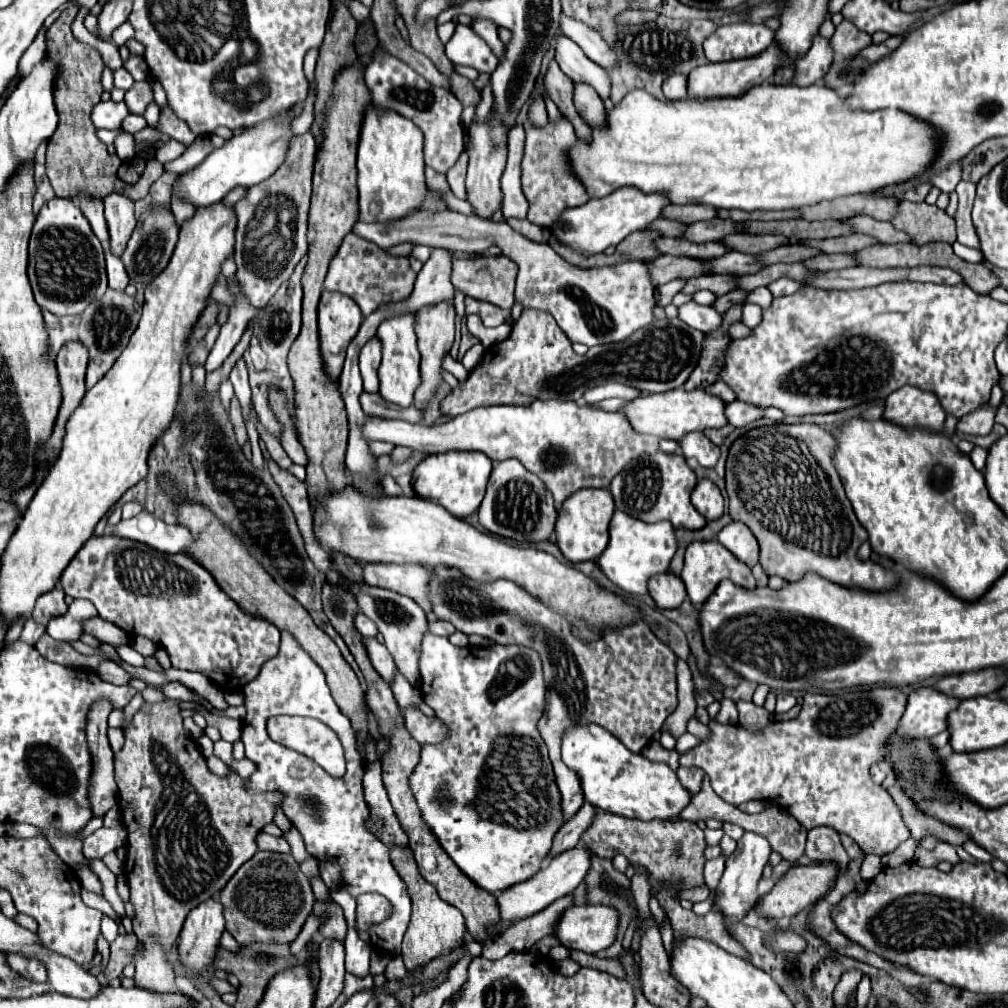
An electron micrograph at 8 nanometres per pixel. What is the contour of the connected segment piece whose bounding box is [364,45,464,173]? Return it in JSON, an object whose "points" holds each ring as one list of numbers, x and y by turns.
{"points":[[378,45,374,59,368,63,364,71,364,77,366,85,372,91,372,101,378,107,382,105,394,109,422,129,426,165,430,165,438,173,446,173,464,151,464,125,462,125,464,105,456,99,456,95,450,89,434,87,432,83,428,83,420,73,412,71,410,65,390,55,382,45]]}

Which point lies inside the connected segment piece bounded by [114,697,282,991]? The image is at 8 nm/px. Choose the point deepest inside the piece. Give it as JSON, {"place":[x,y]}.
{"place":[189,830]}

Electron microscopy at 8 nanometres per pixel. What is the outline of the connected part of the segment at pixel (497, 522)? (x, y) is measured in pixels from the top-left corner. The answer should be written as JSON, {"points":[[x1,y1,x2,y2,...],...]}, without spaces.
{"points":[[518,459,498,461,492,469,486,497,478,509,480,525,486,527,490,533,500,537,516,539,516,541,544,541,554,531,556,523,556,509,552,495,548,493,546,485,538,479,538,475,526,471]]}

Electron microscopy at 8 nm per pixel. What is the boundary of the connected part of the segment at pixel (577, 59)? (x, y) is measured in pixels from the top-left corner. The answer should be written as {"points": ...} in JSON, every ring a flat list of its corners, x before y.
{"points":[[566,35,556,37,556,63,570,79,590,83,602,99,606,99,610,95,608,73,602,67,598,67,594,61,590,61,582,53,582,49]]}

